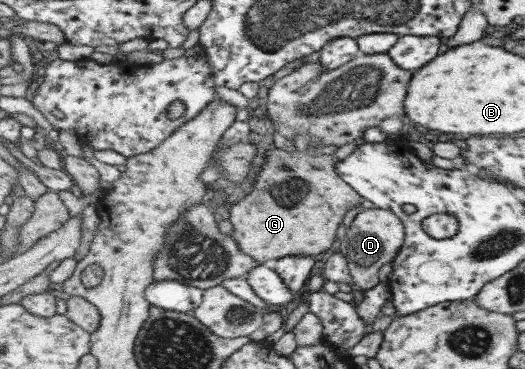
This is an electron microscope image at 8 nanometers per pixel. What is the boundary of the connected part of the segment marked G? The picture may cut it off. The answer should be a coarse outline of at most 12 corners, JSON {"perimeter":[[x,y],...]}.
{"perimeter":[[265,151],[232,236],[319,257],[364,197],[335,155]]}

